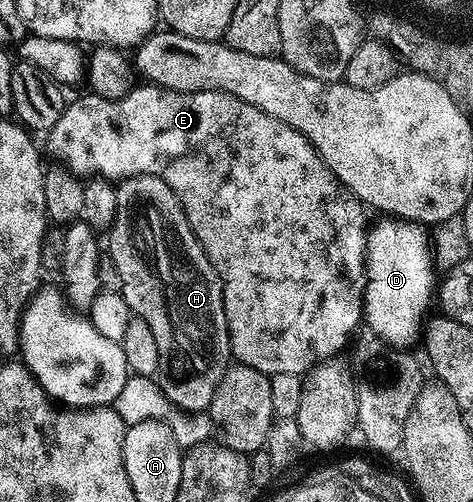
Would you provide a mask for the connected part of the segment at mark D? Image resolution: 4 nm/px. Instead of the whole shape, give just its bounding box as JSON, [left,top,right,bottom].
[363,217,435,349]

